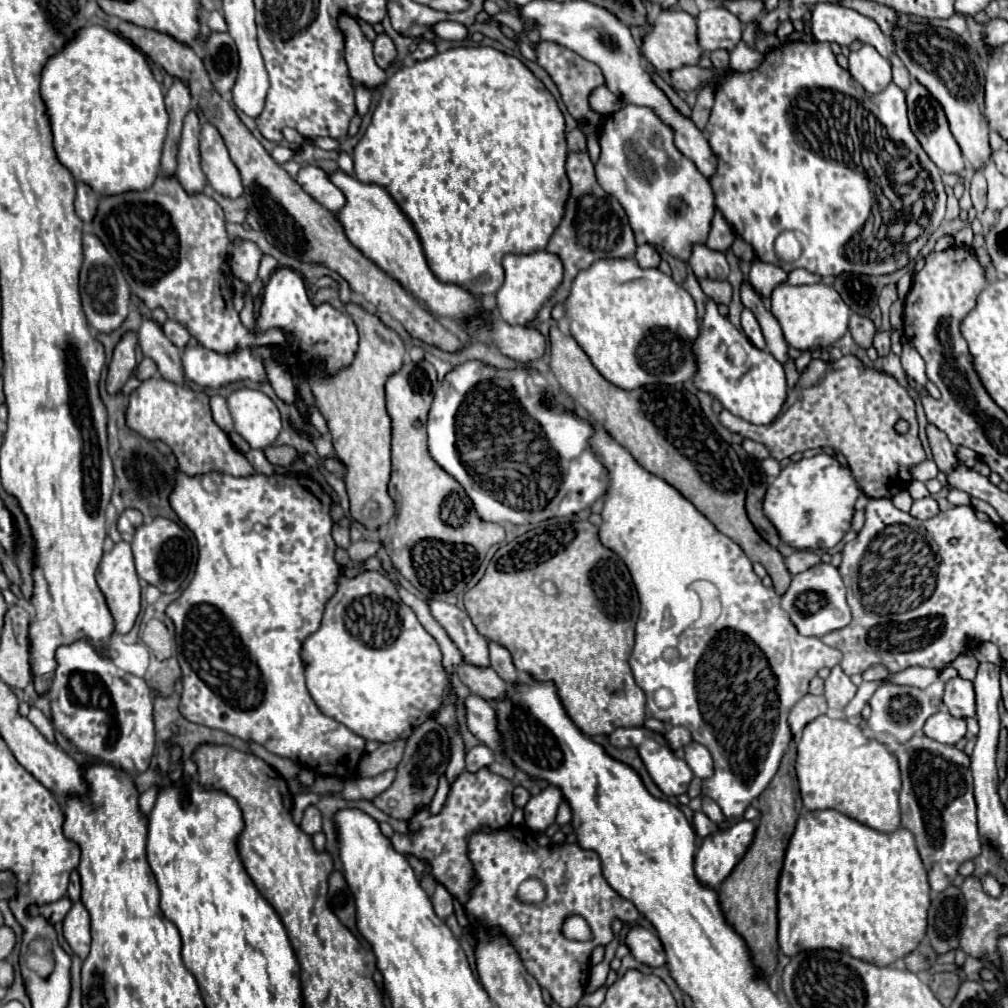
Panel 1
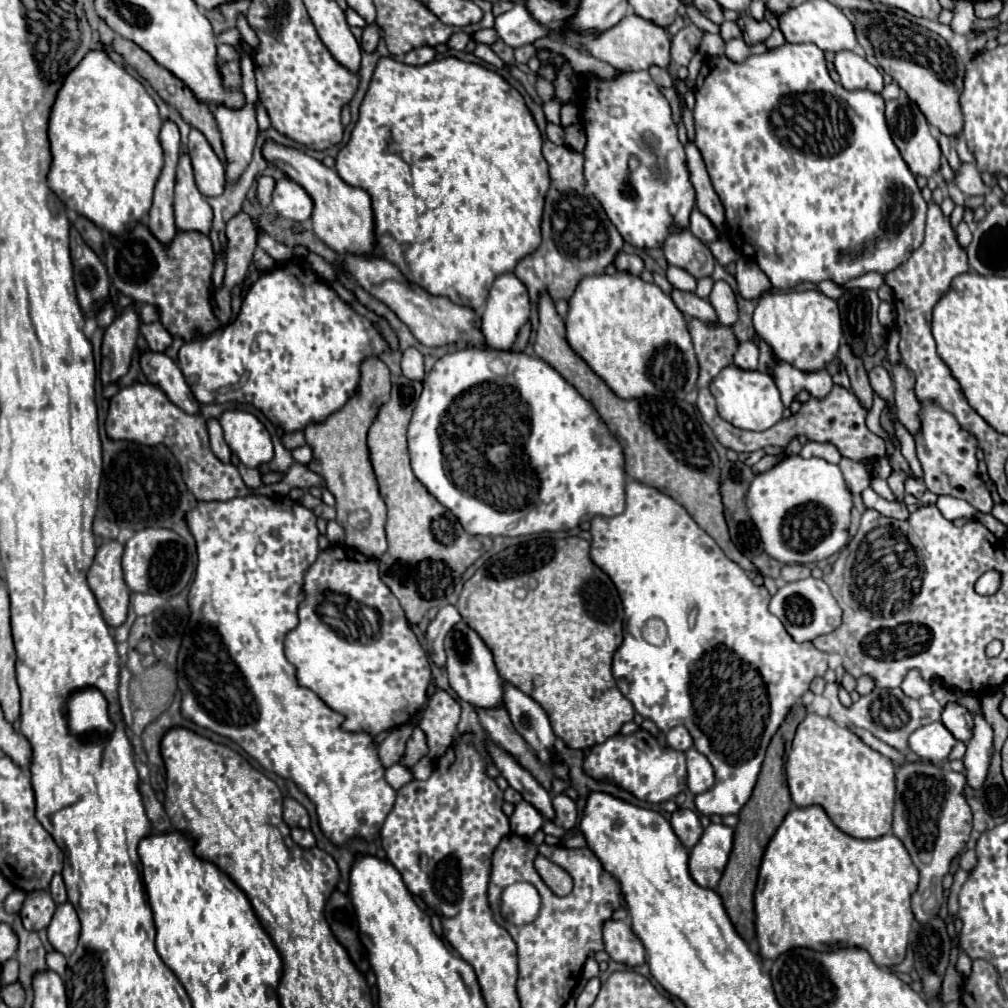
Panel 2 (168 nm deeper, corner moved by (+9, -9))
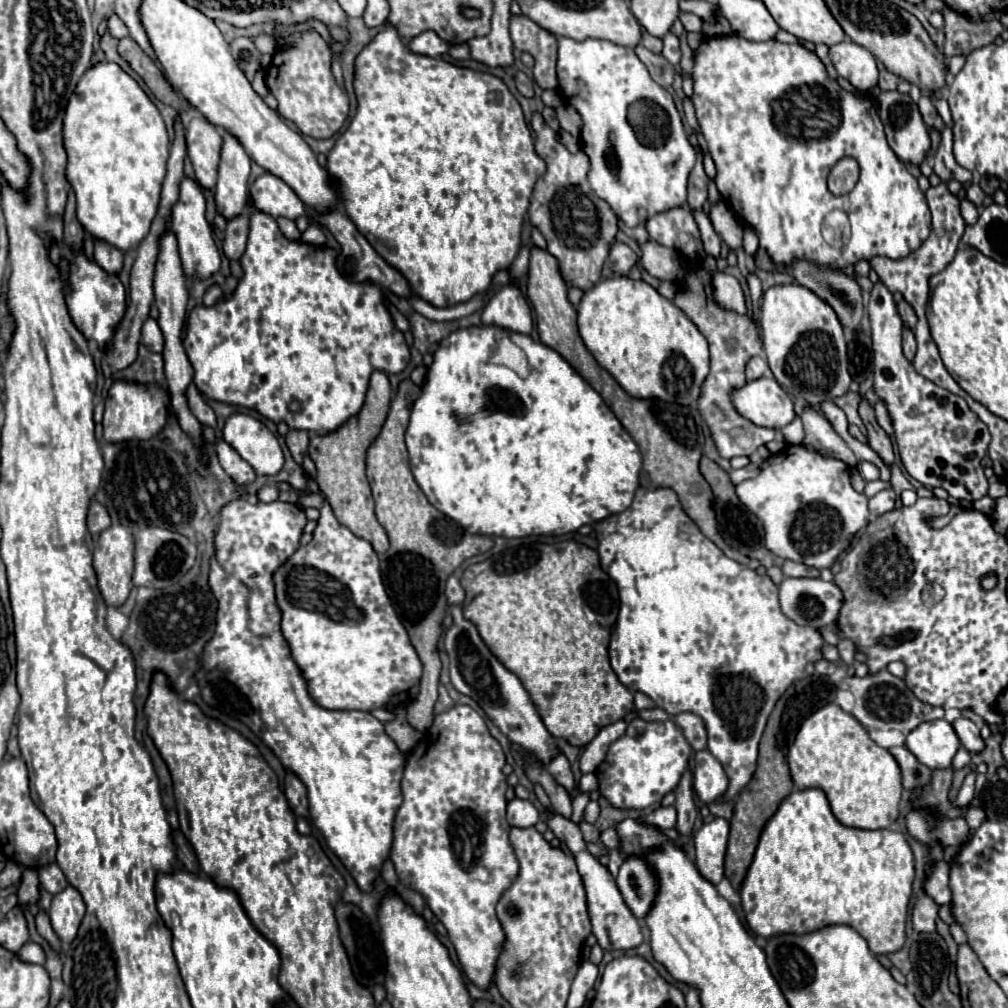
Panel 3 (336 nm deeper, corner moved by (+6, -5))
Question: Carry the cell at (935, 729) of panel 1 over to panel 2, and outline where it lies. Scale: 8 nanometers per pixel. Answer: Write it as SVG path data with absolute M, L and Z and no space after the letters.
M932 722L928 726L918 728L914 734L910 734L910 742L908 742L914 754L930 762L946 760L954 744L956 738L948 732L948 728L942 722Z

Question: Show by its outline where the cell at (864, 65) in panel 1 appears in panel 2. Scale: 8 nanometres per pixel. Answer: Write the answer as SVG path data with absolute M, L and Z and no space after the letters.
M840 50L834 56L834 66L840 74L840 84L846 90L870 90L880 94L884 88L882 74L864 56L850 50Z

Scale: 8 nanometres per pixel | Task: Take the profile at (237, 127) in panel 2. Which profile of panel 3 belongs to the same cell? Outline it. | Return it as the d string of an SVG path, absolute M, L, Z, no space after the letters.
M223 130L221 136L223 148L219 162L219 180L215 188L215 204L225 218L233 218L245 212L251 156L243 148L243 144L227 130Z

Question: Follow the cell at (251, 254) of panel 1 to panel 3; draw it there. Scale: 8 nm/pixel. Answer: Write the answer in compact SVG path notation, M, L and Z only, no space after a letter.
M239 214L227 222L223 252L229 260L241 260L247 244L247 234L249 234L249 218L245 214Z

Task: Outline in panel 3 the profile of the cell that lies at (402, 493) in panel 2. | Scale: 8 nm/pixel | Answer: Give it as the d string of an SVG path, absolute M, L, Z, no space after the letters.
M403 380L397 388L395 400L391 402L387 420L367 450L367 478L373 488L375 512L379 524L385 528L391 548L379 556L385 590L403 618L409 638L423 662L421 692L407 708L407 722L417 730L425 732L433 724L433 706L439 696L441 658L437 654L437 640L441 636L441 618L445 616L445 594L441 592L447 578L461 566L463 560L487 552L493 546L489 536L473 536L465 532L457 522L441 514L425 498L409 470L409 452L405 446L405 430L409 414L421 388L411 380Z

